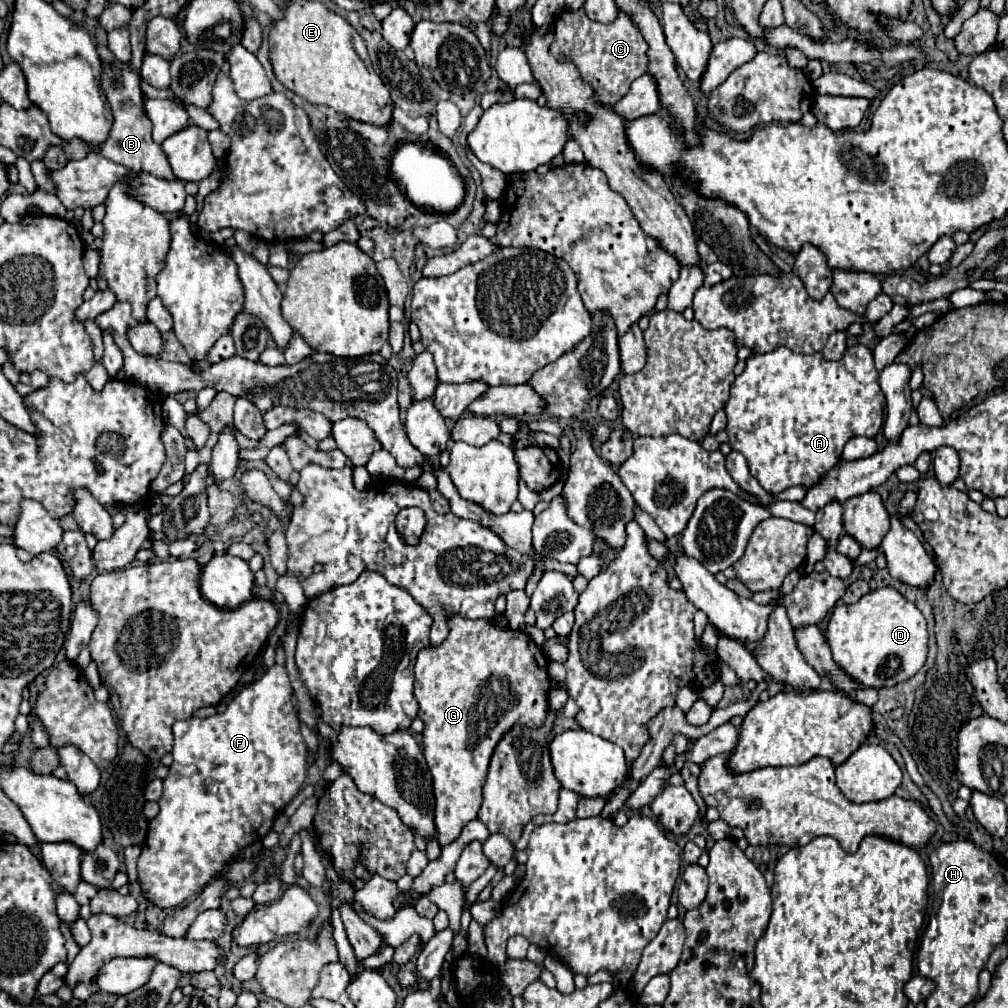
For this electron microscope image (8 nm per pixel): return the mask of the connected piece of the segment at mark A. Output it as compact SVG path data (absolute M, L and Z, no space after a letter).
M862 343L858 345L852 345L846 349L844 357L838 359L838 361L828 361L824 359L822 353L812 353L812 355L804 355L804 353L794 353L790 351L788 347L778 347L776 351L772 353L766 353L766 355L754 355L746 361L746 369L742 375L736 377L734 385L732 385L732 391L730 391L730 399L728 399L728 405L724 407L726 409L726 417L728 417L728 423L726 423L726 433L730 437L730 447L740 451L748 465L750 465L750 473L758 479L758 483L772 495L778 495L782 493L784 489L788 487L794 487L794 485L816 485L820 479L826 477L826 473L842 459L842 449L844 445L850 441L850 435L864 435L864 437L874 437L880 427L883 426L884 421L884 395L880 393L880 385L878 385L878 369L874 367L874 359L872 359L872 351L868 347L864 347Z

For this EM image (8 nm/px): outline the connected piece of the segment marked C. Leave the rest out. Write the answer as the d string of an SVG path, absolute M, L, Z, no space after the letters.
M582 9L576 13L564 11L554 27L556 39L552 43L552 55L558 59L570 59L578 67L580 77L594 87L596 101L604 105L616 105L630 91L632 81L648 71L648 43L632 17L624 11L618 11L616 21L608 25L590 21Z

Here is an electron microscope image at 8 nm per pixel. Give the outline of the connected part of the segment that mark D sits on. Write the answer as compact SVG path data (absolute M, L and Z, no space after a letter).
M892 587L870 591L854 605L836 605L826 639L834 661L864 687L894 687L914 677L928 657L928 631L920 609Z

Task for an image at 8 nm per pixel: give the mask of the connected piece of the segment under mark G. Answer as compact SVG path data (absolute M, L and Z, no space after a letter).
M452 617L448 623L448 639L440 647L426 647L420 651L414 665L414 697L420 707L418 717L424 721L424 757L434 781L434 825L436 841L440 847L456 841L464 825L476 819L482 803L482 785L486 779L490 755L500 741L500 735L504 735L504 731L516 723L526 727L538 727L544 723L550 689L548 659L526 633L502 629L494 625L494 621L484 623L482 619L472 621L464 617Z

